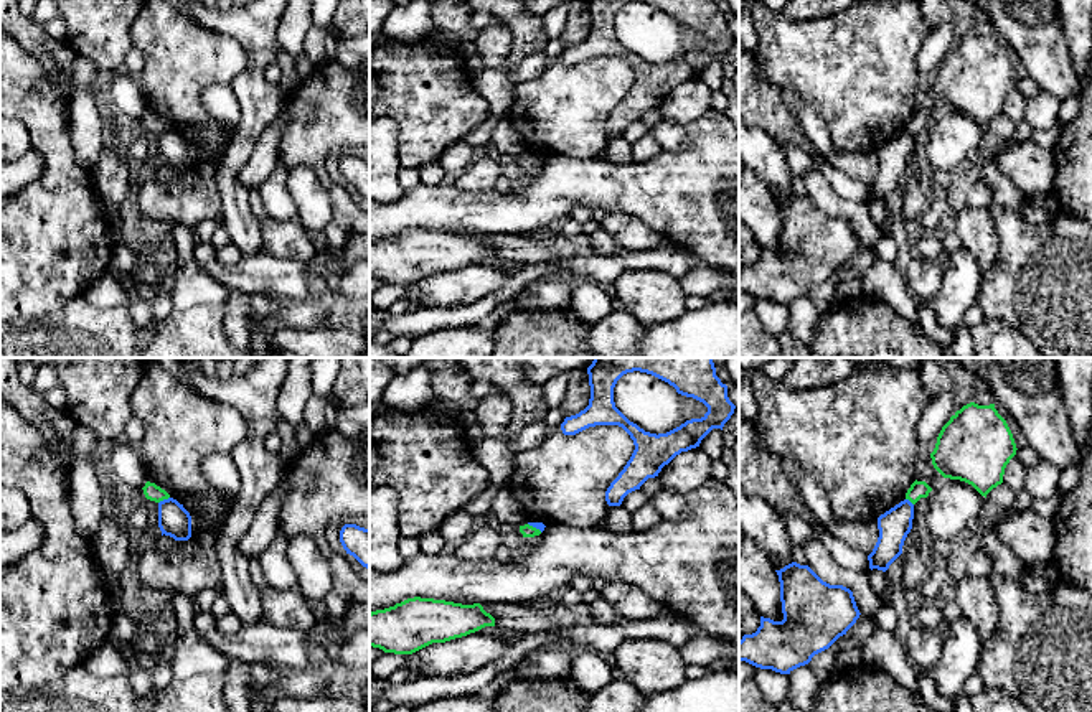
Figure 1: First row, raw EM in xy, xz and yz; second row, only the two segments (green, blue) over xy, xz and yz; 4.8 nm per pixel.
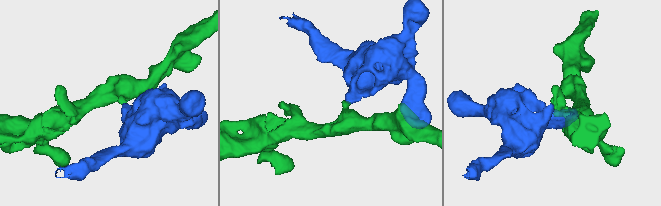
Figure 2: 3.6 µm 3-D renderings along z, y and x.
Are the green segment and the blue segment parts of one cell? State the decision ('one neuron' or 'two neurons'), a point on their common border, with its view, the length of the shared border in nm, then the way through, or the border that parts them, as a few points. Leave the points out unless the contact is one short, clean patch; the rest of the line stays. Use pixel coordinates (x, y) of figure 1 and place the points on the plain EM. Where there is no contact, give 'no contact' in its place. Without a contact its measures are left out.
two neurons | xy (164, 129) | 70 nm | along xy (169, 127), (159, 134)

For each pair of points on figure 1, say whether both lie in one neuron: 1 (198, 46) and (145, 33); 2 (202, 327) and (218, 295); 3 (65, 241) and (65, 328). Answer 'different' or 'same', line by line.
1: same
2: different
3: different

